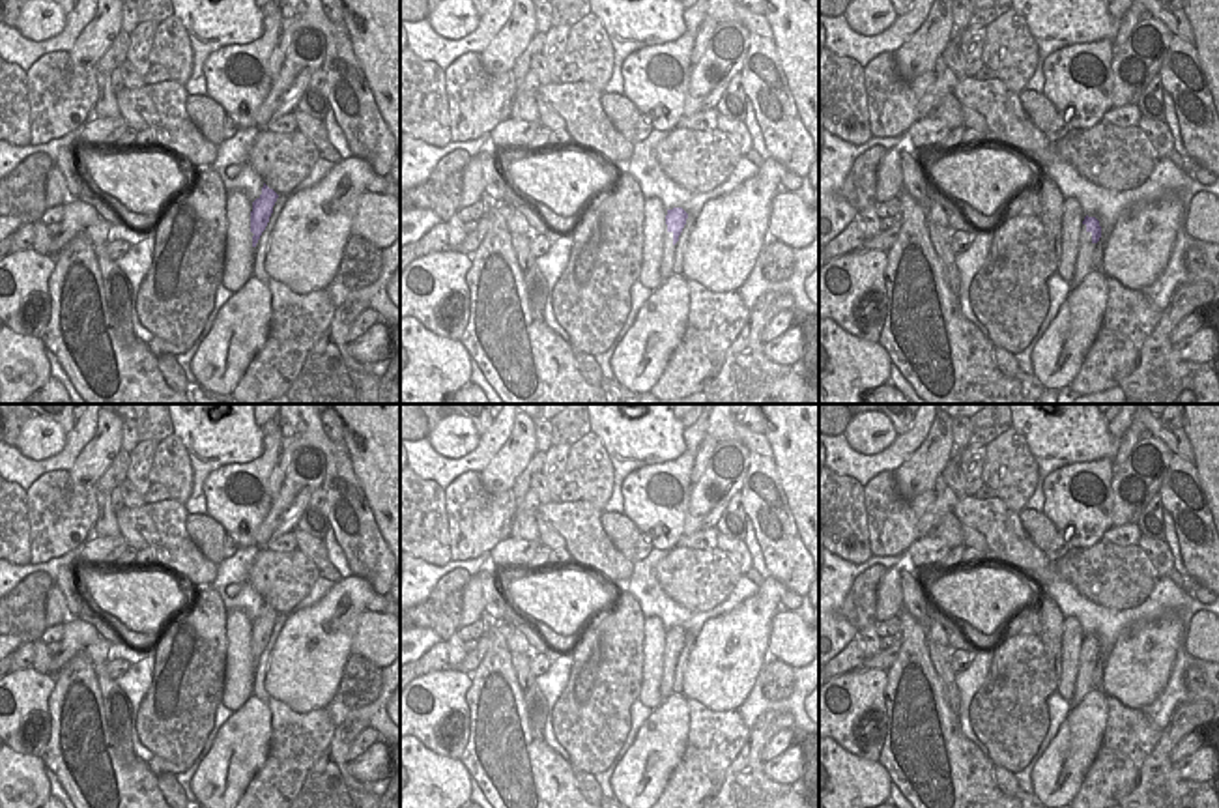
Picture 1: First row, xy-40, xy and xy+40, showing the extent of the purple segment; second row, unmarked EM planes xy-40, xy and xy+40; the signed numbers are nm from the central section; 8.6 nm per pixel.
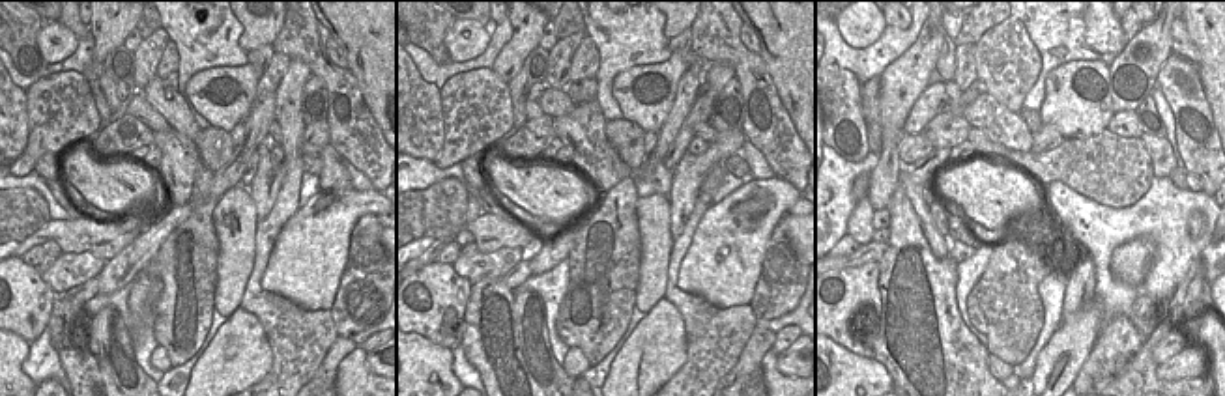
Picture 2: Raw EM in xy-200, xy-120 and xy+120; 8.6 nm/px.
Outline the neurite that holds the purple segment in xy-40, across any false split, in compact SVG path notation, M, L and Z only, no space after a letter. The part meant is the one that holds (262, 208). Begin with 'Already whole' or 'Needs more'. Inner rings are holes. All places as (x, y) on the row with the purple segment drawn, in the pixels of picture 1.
Already whole. M264 183L262 195L252 202L251 211L251 232L254 234L252 247L256 247L262 232L265 230L277 198L279 195Z

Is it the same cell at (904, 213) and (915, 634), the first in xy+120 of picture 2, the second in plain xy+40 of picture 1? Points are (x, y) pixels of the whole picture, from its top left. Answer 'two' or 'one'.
one

